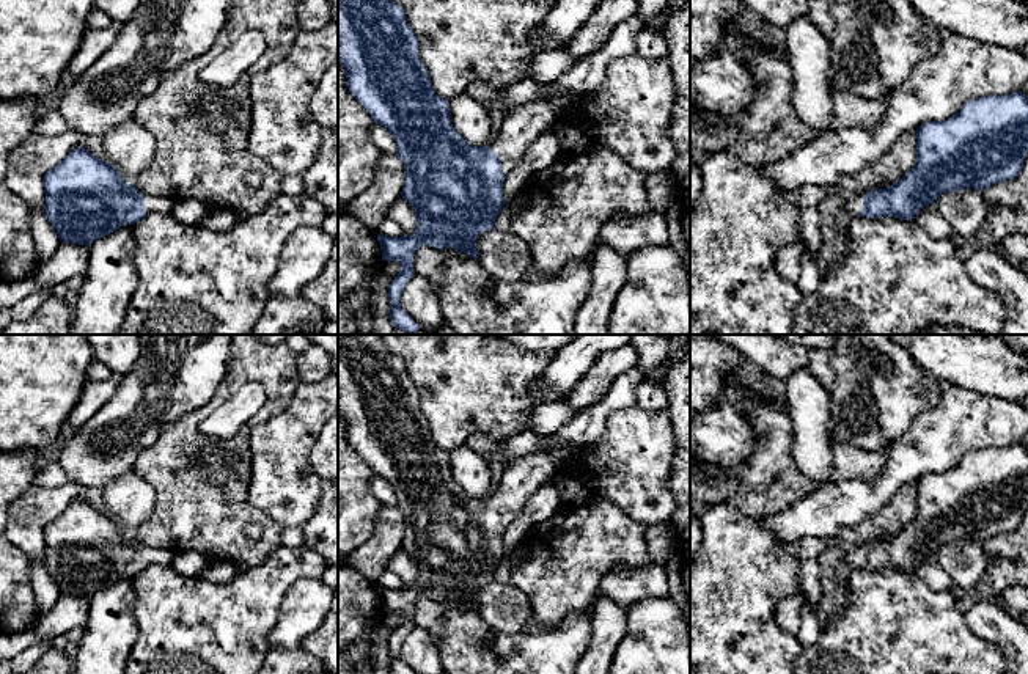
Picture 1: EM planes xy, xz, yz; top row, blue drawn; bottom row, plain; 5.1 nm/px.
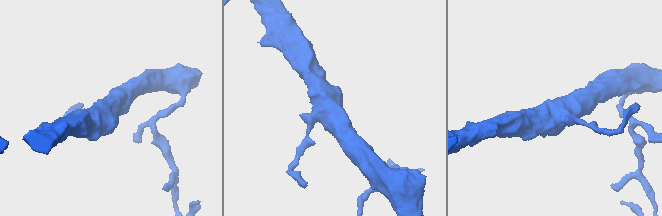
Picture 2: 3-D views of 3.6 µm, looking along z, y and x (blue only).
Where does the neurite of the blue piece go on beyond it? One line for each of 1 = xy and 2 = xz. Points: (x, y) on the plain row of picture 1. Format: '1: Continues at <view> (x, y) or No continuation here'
1: Continues at xy (153, 556)
2: Continues at xz (524, 475)

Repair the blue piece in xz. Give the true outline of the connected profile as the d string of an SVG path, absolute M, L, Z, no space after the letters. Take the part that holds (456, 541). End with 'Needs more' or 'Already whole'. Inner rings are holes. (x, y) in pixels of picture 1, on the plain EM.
M338 335L338 416L344 421L349 445L376 476L390 482L404 515L401 548L417 564L415 584L401 589L377 586L377 592L382 613L401 616L388 639L391 674L415 674L399 657L407 633L415 627L415 603L421 597L454 600L478 613L476 591L495 581L495 570L505 556L505 526L522 514L531 495L549 484L558 470L542 449L503 467L503 478L487 498L465 493L451 476L450 452L432 440L404 360L388 349L380 335Z. Needs more

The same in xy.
M83 498L50 520L42 529L42 539L44 564L60 592L88 599L149 566L171 566L176 555L170 548L143 548L112 515Z. Needs more

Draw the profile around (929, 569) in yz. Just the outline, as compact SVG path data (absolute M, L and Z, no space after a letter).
M935 556L924 558L913 570L932 591L953 589L949 575L940 567Z

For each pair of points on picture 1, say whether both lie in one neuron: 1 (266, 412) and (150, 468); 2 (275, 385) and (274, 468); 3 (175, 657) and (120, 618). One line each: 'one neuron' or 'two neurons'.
1: one neuron
2: two neurons
3: two neurons

